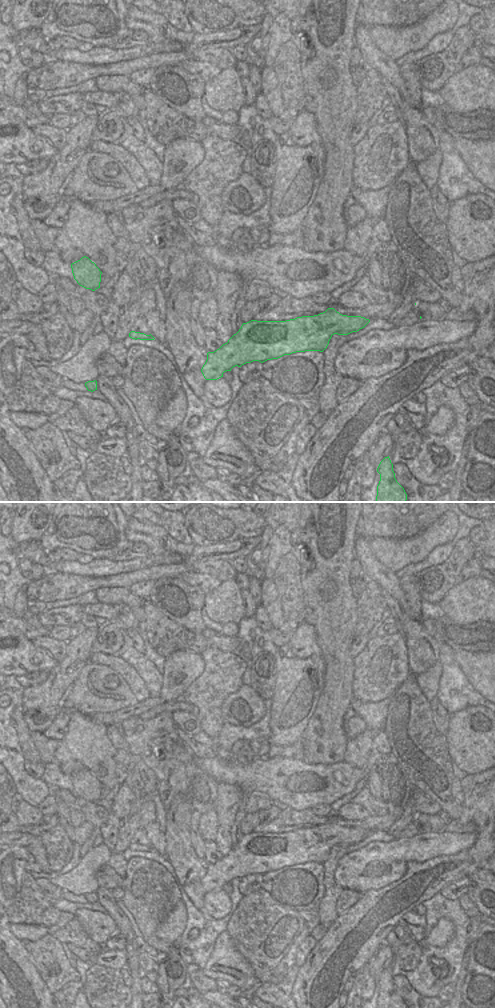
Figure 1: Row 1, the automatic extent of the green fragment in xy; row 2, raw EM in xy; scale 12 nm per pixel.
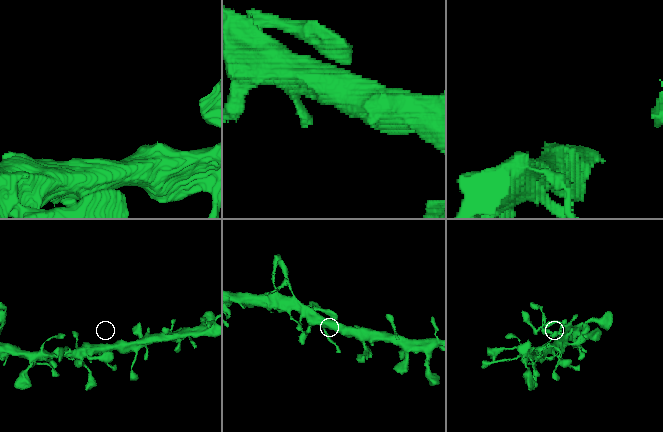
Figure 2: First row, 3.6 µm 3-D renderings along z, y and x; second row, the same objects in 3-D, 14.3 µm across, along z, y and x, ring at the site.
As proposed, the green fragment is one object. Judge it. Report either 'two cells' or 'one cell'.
one cell

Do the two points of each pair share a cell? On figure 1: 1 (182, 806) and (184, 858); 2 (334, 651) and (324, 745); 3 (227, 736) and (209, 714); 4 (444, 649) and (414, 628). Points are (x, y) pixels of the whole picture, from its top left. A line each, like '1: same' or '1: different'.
1: same
2: same
3: different
4: different

